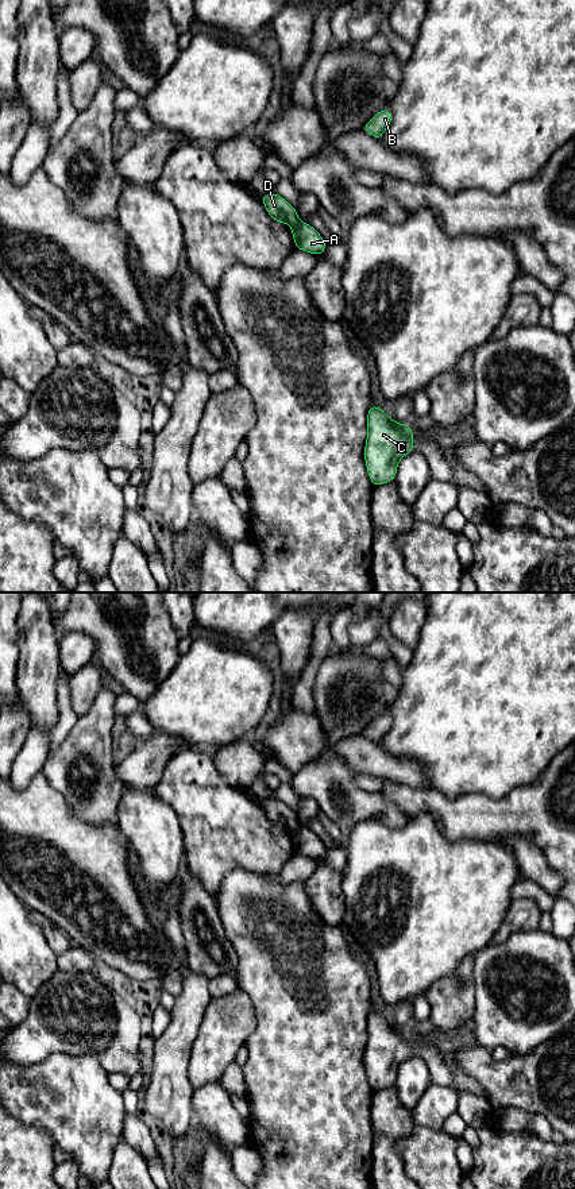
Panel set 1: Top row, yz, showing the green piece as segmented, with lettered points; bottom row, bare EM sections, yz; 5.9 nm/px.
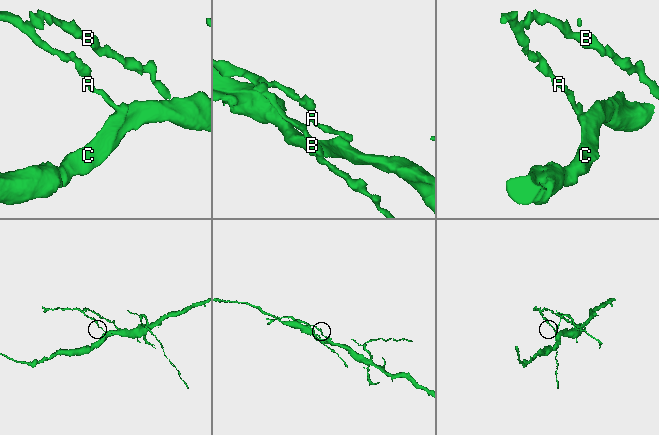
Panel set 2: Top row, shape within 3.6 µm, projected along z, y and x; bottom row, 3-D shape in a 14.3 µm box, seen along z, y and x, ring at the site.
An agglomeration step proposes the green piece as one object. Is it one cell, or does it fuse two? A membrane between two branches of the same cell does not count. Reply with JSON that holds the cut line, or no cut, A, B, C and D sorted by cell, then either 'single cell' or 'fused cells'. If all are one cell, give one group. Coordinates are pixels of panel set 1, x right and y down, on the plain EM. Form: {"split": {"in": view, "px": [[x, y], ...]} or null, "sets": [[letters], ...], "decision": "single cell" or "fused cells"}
{"split": {"in": "yz", "px": [[298, 825], [292, 832]]}, "sets": [["A", "C"], ["B", "D"]], "decision": "fused cells"}

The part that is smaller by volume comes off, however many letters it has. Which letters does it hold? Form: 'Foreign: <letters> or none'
Foreign: B, D

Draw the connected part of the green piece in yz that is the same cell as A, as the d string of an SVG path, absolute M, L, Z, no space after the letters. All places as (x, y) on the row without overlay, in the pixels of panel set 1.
M298 826L292 831L292 839L296 853L313 860L324 858L327 848L309 827Z

